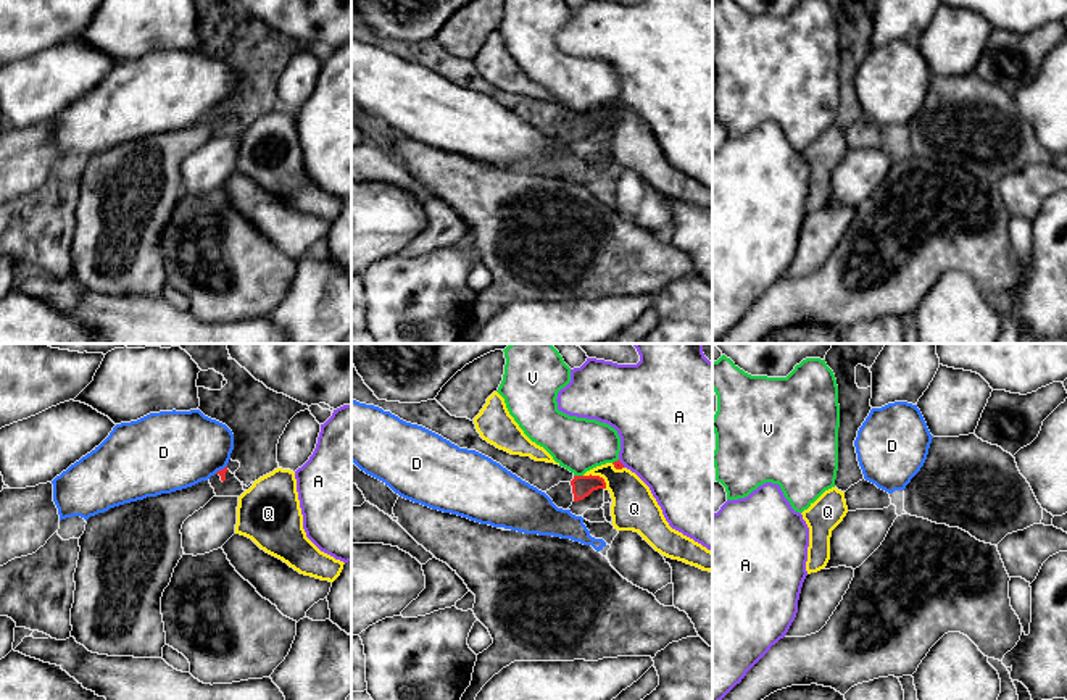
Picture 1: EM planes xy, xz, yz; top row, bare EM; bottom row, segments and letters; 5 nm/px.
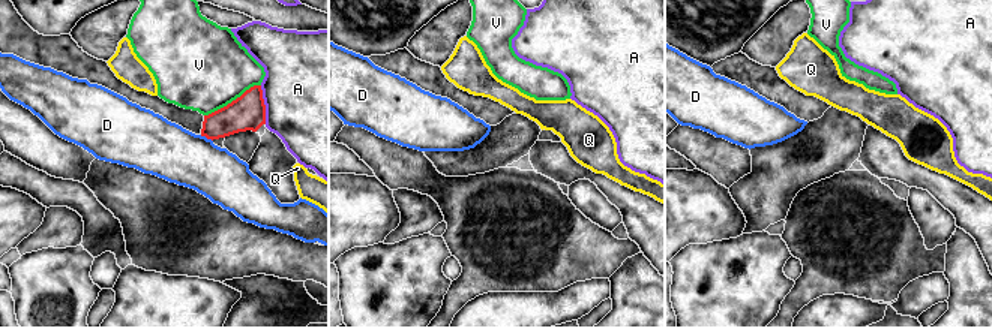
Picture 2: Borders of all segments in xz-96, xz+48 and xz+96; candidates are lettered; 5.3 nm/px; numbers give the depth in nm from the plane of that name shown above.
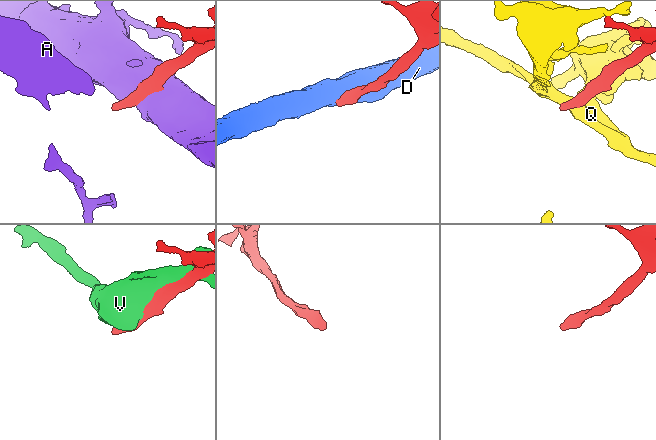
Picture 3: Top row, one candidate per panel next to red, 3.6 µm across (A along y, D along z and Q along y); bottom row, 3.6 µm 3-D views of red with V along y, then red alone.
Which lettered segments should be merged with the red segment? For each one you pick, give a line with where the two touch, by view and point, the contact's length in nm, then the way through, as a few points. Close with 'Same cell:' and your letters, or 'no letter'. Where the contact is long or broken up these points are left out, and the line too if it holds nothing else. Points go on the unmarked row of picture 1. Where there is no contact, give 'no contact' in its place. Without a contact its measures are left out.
Same cell: no letter

